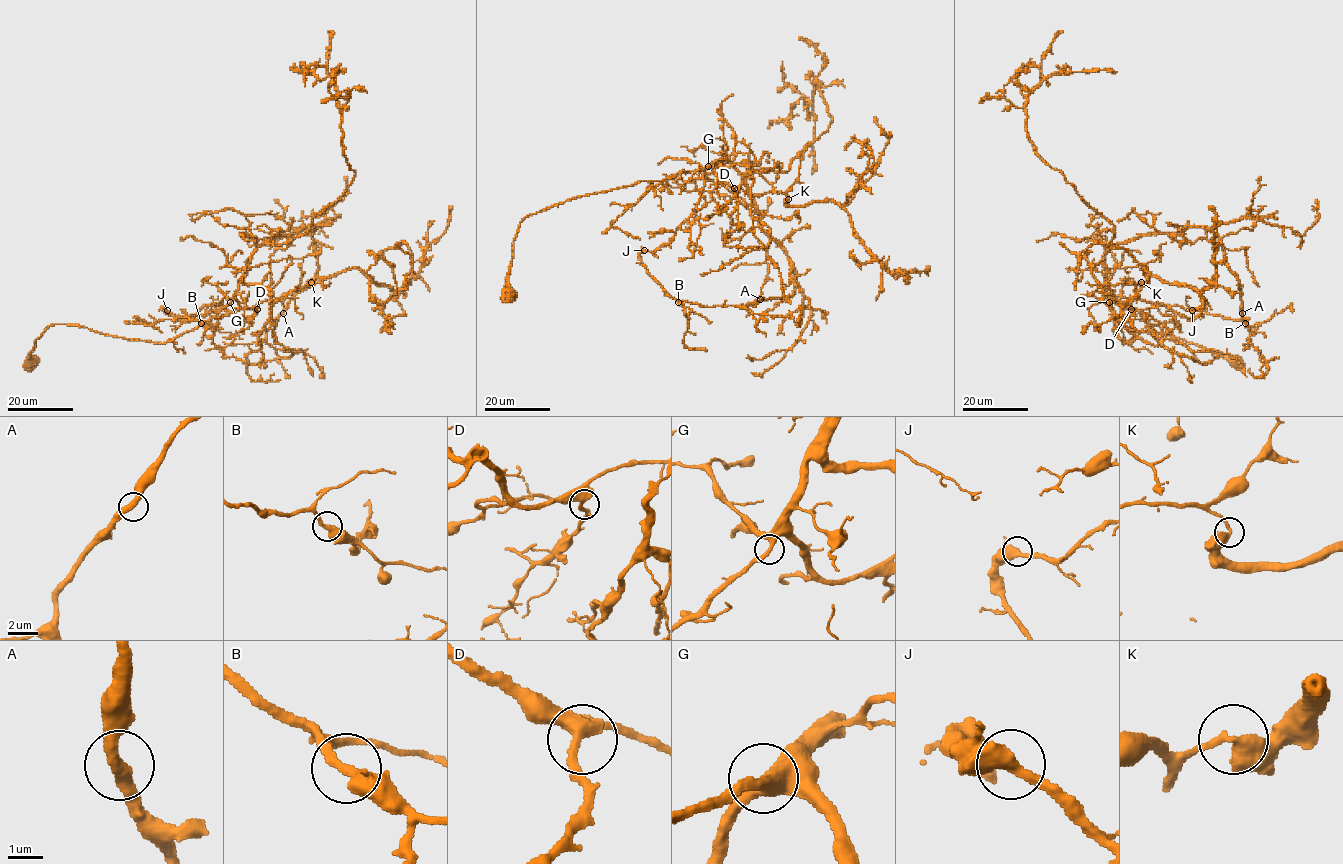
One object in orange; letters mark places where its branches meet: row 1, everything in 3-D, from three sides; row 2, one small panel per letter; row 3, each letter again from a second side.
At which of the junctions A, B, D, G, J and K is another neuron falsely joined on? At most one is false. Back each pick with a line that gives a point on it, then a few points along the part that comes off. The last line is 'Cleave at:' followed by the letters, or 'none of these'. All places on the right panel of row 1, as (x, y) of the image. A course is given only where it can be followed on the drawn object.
K: Place: (1141, 282). Course of the part to remove: (1141, 282), (1148, 279), (1144, 268), (1169, 282), (1203, 290), (1215, 269), (1215, 212), (1210, 205)
Cleave at: K

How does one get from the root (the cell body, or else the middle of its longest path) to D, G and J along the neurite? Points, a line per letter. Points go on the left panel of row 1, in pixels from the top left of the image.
D: (30, 361), (35, 341), (53, 324), (165, 343), (208, 321), (233, 299), (243, 309), (257, 309)
G: (30, 361), (35, 341), (53, 324), (77, 325), (111, 336), (165, 343), (197, 328), (230, 302)
J: (30, 361), (35, 341), (53, 324), (165, 343), (208, 321), (230, 301), (226, 296), (180, 319), (167, 310)

